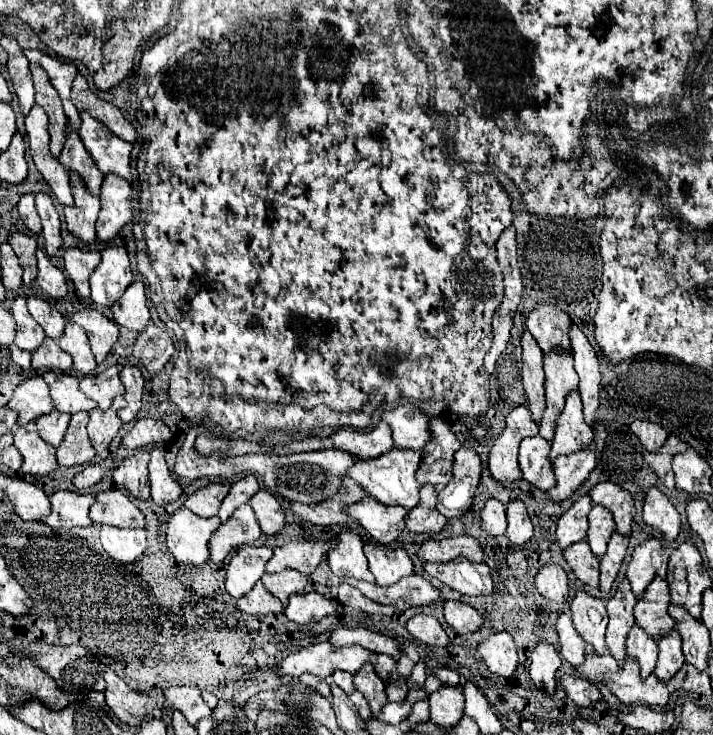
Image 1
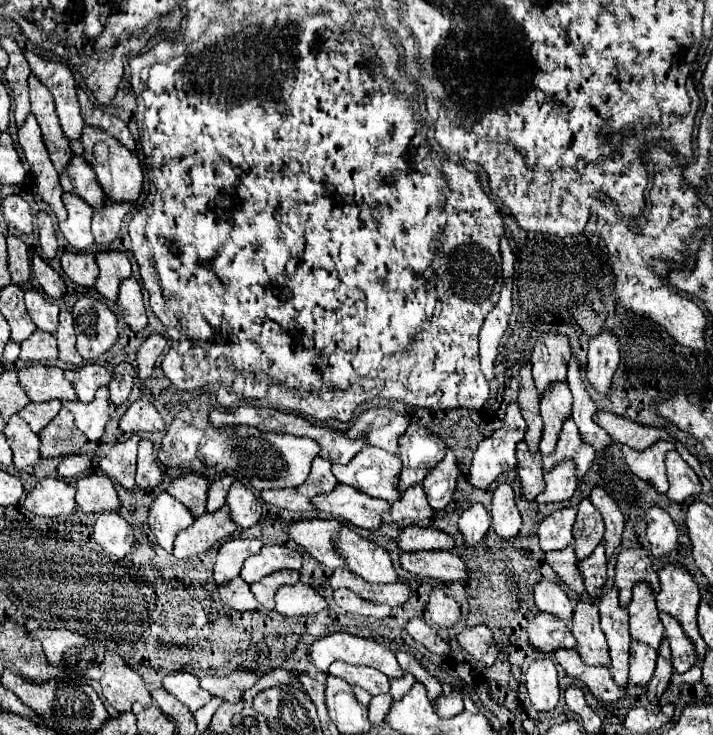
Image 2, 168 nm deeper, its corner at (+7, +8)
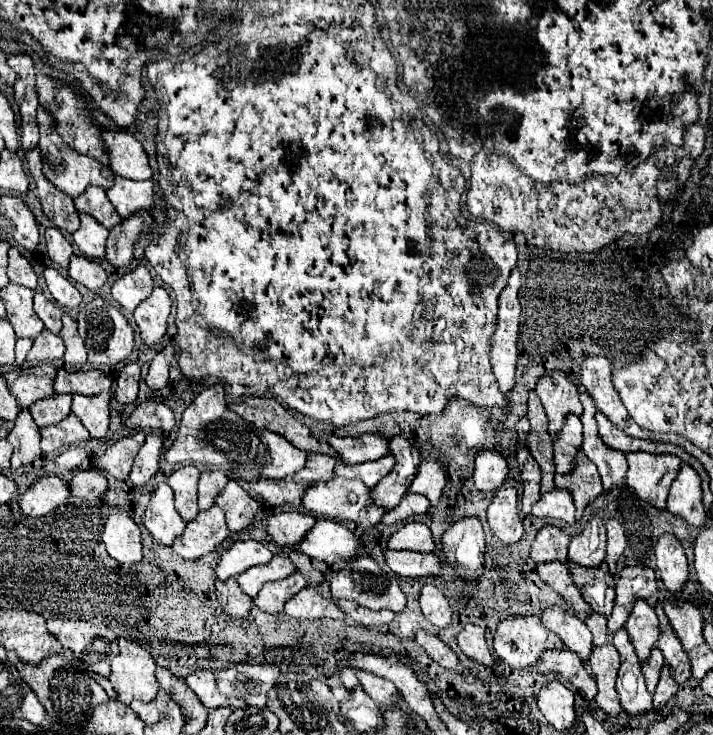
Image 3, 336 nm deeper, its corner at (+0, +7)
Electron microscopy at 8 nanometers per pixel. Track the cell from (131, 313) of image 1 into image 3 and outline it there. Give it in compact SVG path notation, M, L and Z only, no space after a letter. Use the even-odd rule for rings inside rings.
M153 288L151 296L145 298L135 310L135 322L141 338L147 346L155 346L167 332L167 316L171 310L171 298L163 288Z

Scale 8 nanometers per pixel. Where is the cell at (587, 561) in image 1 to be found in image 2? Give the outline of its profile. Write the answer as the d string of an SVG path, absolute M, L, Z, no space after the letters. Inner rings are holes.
M572 547L546 553L544 559L546 559L546 563L554 569L554 573L556 573L570 589L574 589L574 591L580 593L580 595L584 593L584 581L582 581L582 575L580 575L580 571L578 571L578 559L576 559Z

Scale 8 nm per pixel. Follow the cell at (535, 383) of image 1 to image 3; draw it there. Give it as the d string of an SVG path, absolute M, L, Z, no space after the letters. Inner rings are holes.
M535 392L529 394L527 402L527 418L531 422L531 430L527 434L527 448L533 454L533 458L539 462L541 468L541 492L549 492L553 484L553 474L555 474L555 462L553 462L553 444L551 436L547 430L547 416L545 410L537 398Z

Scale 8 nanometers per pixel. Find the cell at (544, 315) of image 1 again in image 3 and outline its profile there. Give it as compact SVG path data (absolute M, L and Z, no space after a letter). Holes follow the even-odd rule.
M551 372L549 376L541 376L535 392L547 412L549 418L549 434L555 436L563 426L563 420L569 412L581 414L583 406L579 404L577 384L569 378L567 372Z

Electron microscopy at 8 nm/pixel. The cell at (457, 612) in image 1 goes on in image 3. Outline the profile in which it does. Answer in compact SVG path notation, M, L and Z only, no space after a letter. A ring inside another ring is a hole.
M435 584L423 586L421 596L419 596L419 604L421 604L425 618L431 624L435 624L437 628L447 628L451 624L451 620L453 620L451 606L449 606L445 594Z

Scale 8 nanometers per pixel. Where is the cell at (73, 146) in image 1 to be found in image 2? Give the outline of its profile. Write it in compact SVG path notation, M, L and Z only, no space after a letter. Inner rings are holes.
M74 155L68 169L64 169L60 183L66 193L78 195L94 211L100 211L104 207L104 191L98 187L92 167L88 167L88 163L84 163L84 159L80 159L78 155Z

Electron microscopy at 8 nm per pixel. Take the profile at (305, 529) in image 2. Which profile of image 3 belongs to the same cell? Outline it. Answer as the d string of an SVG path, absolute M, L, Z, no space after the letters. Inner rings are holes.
M281 512L273 514L267 520L267 532L271 538L285 548L295 548L299 540L305 538L305 534L315 526L317 518L301 512Z

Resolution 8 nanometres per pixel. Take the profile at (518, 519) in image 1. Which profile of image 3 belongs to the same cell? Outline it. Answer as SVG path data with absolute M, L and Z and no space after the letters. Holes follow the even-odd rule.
M513 486L499 488L491 506L487 508L487 524L491 532L505 544L521 540L523 522L517 510L517 490Z

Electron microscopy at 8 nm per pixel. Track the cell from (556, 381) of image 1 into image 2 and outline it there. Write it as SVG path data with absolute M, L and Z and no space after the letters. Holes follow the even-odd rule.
M552 383L550 391L540 401L540 411L544 419L540 453L550 455L556 449L562 421L572 415L572 393L568 389L568 383Z

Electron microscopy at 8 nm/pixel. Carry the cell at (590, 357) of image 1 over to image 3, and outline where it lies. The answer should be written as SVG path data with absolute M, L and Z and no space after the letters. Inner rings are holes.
M579 392L579 400L583 404L583 414L581 414L581 422L583 422L583 446L581 448L583 448L583 452L599 468L605 490L609 490L613 486L623 486L625 472L627 472L627 460L625 460L623 452L609 448L599 438L597 424L595 424L597 408L595 408L595 402L591 400L591 396L587 396L587 392Z

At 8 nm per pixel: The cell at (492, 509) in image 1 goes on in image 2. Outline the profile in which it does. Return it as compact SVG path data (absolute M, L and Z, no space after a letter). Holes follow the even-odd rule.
M476 503L462 511L458 519L458 529L464 535L464 547L474 547L490 529L490 517L486 507Z

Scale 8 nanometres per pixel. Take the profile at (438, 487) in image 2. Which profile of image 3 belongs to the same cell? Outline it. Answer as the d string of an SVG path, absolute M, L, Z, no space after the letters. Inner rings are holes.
M423 460L419 464L419 472L417 472L413 484L409 486L409 490L427 496L431 500L431 504L439 504L445 484L447 484L445 466L439 460Z

